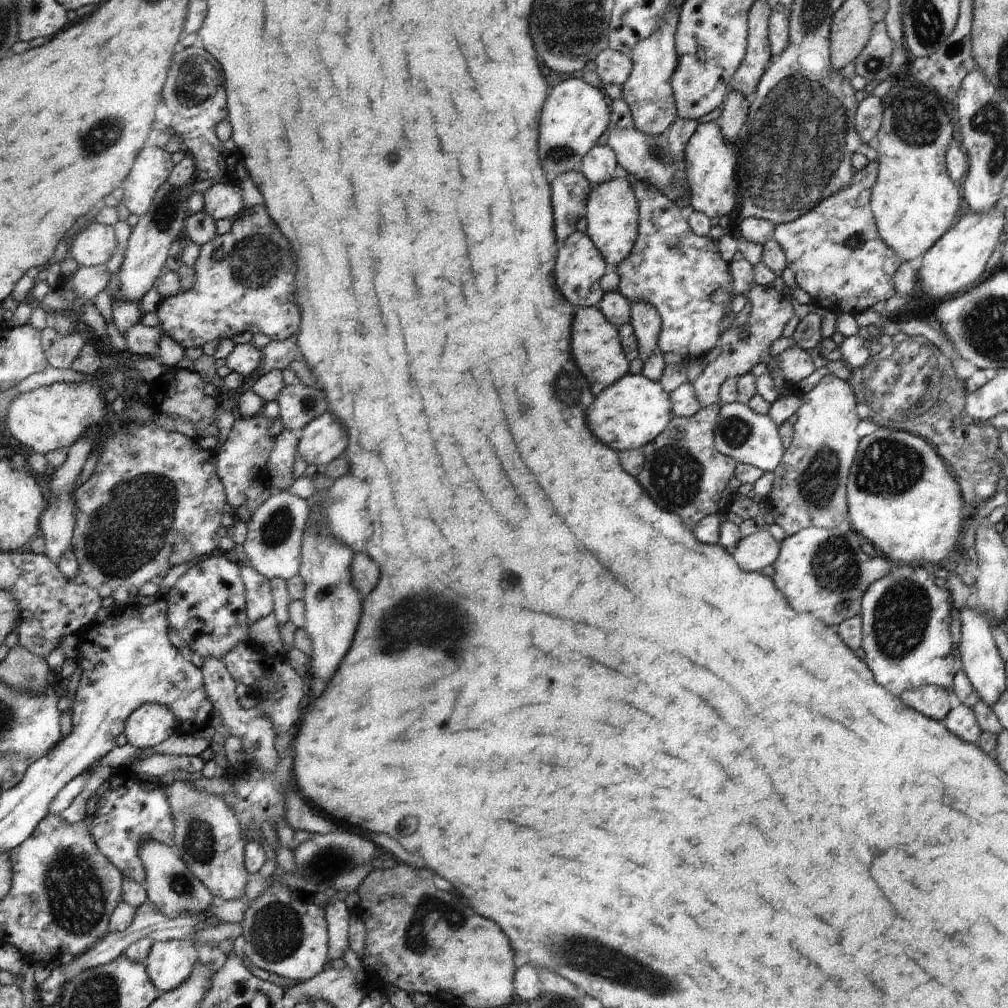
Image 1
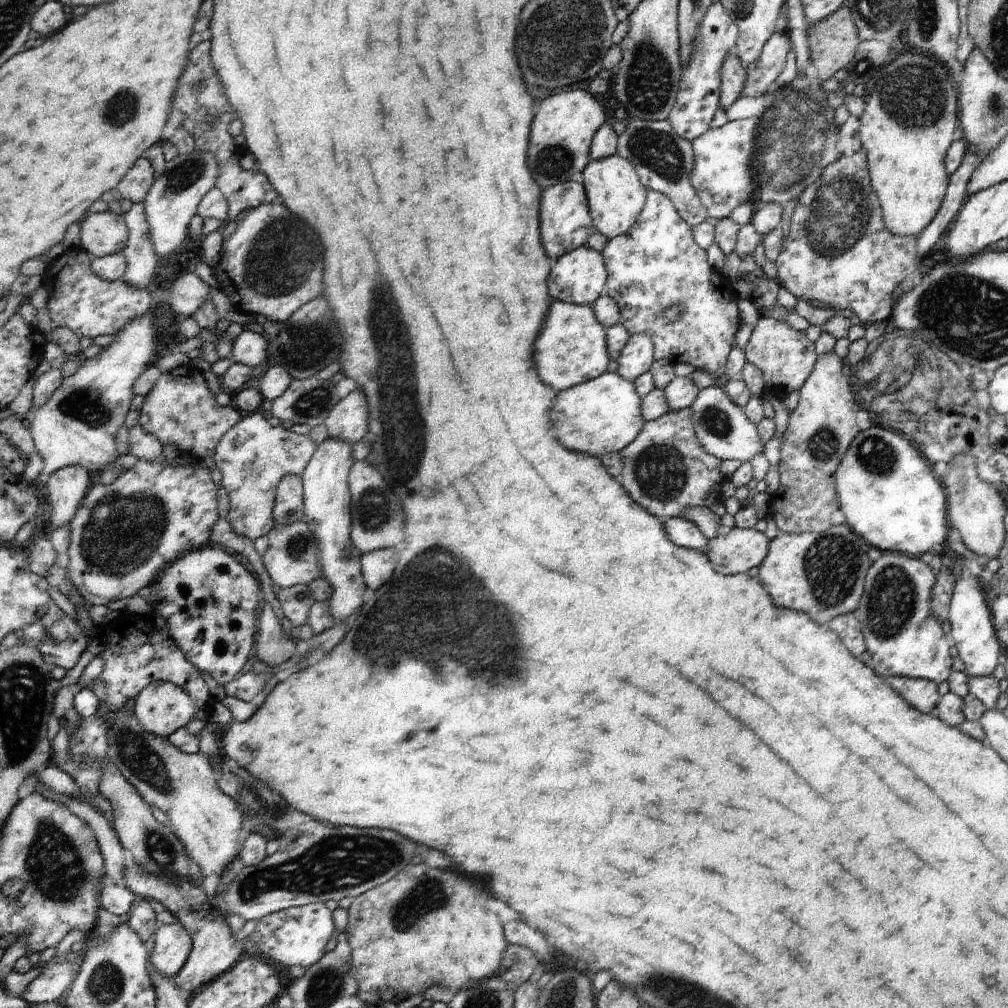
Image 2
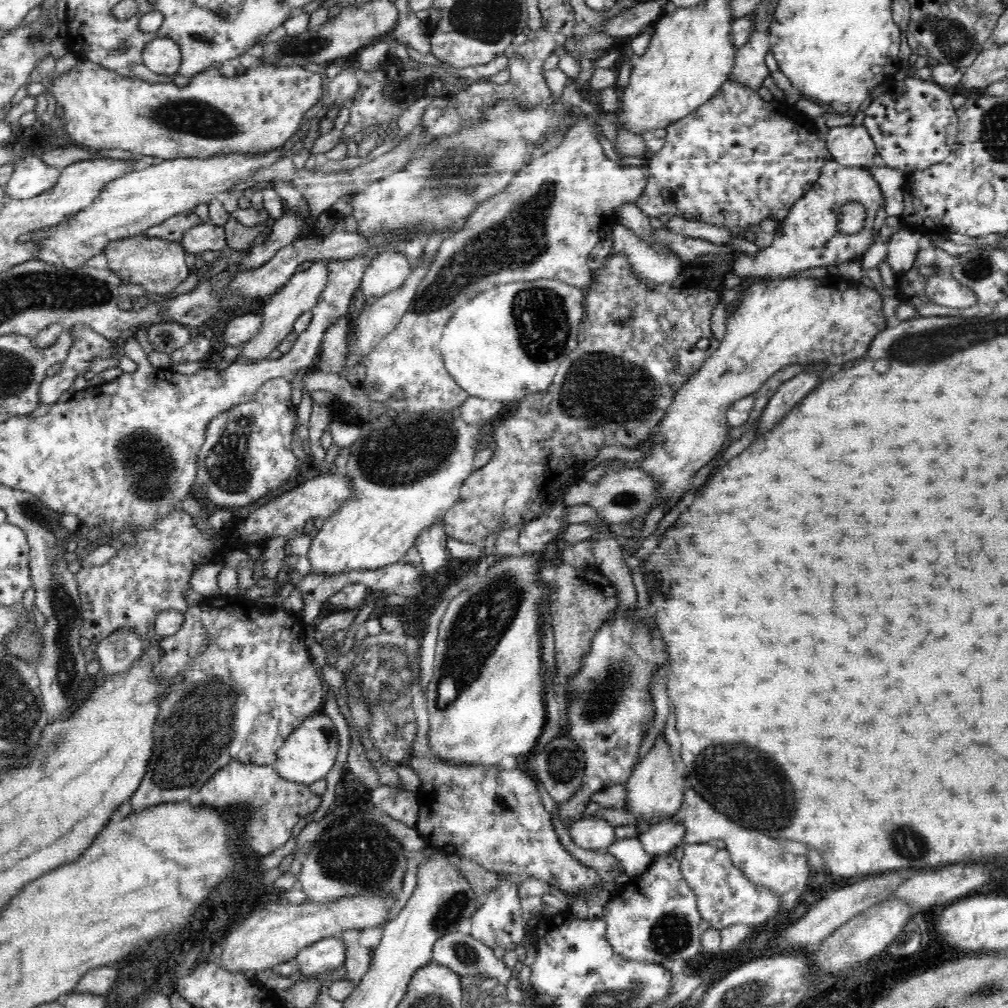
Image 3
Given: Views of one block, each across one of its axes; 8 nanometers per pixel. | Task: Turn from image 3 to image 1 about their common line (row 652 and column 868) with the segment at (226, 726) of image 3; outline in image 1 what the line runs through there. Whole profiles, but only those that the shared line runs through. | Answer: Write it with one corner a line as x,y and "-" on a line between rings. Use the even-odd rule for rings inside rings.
869,162
853,174
847,188
827,196
797,220
777,224
771,234
771,240
775,240
785,254
787,268
795,274
797,288
809,294
811,304
821,310
831,310
835,316
857,316
871,310
873,304
887,302
895,296
893,274
903,262
879,240
869,208
877,168
877,162

